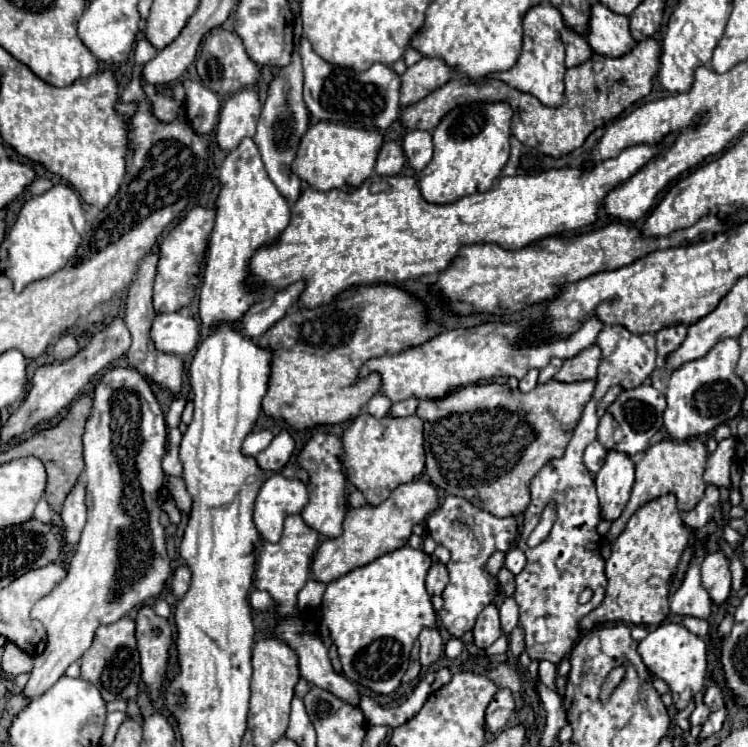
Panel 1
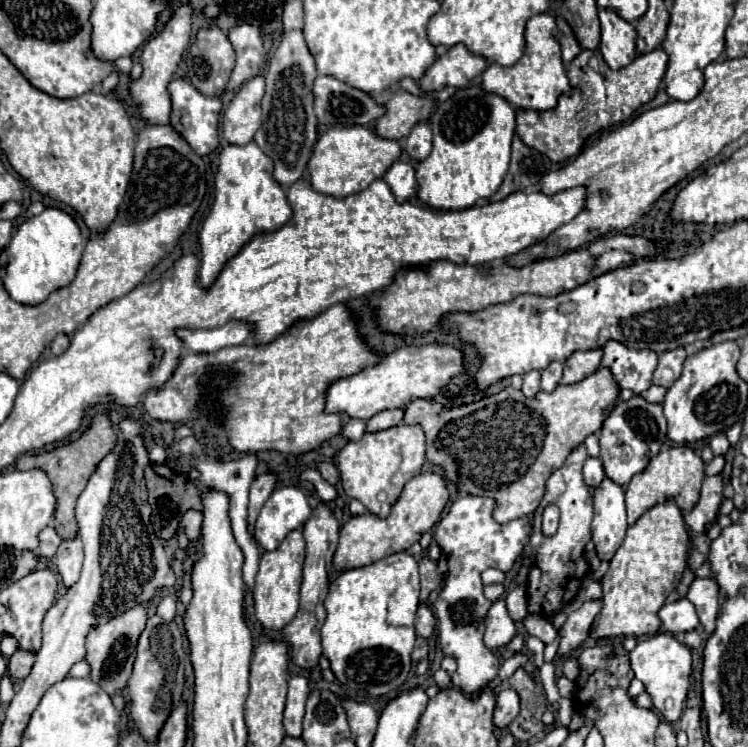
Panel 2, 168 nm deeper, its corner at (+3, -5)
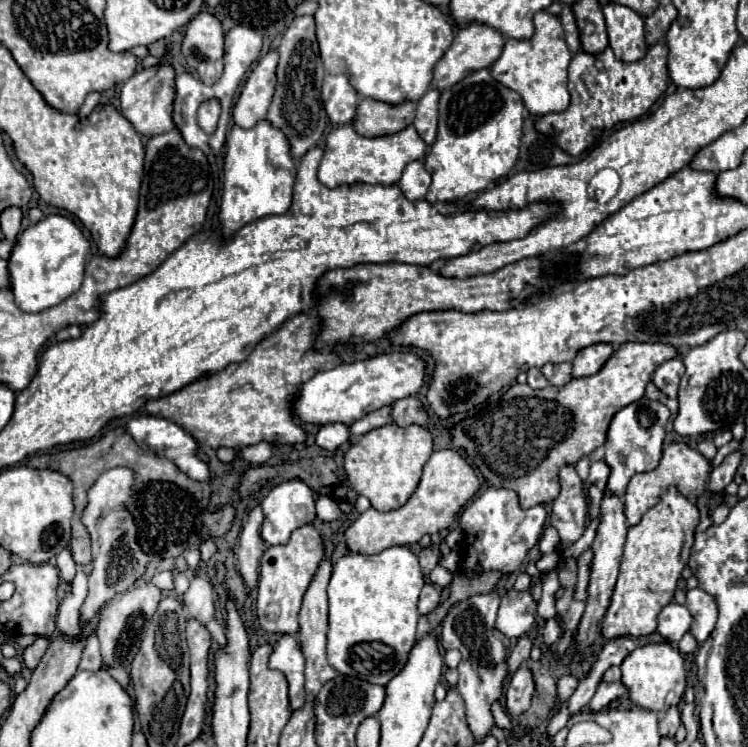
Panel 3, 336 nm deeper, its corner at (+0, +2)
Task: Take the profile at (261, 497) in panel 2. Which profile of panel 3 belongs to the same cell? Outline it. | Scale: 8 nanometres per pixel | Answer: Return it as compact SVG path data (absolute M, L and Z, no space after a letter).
M255 505L247 517L247 523L243 525L241 537L239 537L239 567L241 567L241 577L245 579L245 585L253 589L257 585L257 567L259 567L259 557L263 555L265 543L261 539L261 523L263 523L263 513L261 505Z

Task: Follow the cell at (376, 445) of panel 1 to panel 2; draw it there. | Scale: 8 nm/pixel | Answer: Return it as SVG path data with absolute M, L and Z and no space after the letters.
M398 424L382 432L366 432L362 440L348 442L338 454L338 470L344 492L350 498L360 500L374 516L386 518L392 504L400 498L404 484L422 470L426 452L424 442L424 430L420 426L406 424Z

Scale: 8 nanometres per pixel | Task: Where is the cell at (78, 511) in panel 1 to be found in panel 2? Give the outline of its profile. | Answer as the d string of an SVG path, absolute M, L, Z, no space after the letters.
M80 538L64 540L60 544L58 554L54 558L54 566L56 566L56 572L62 578L64 588L70 588L72 584L76 584L80 570L82 570L82 558L84 558L84 554L82 554Z

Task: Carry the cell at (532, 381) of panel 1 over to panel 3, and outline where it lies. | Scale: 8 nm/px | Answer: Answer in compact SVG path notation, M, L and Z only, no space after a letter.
M531 367L531 369L527 371L527 383L529 383L529 387L533 387L533 389L543 389L543 387L549 385L547 379L543 377L541 369L537 369L537 367Z

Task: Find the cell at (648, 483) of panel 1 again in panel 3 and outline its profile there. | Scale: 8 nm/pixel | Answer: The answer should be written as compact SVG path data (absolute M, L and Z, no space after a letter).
M687 443L667 445L663 449L663 457L659 461L659 467L655 467L649 473L637 473L635 477L631 477L631 481L627 485L627 491L625 491L625 517L629 519L629 525L639 523L643 513L647 509L651 509L671 485L675 485L683 497L687 497L691 503L695 503L697 497L705 491L705 481L709 477L709 471L711 471L709 459L705 459L701 453L691 449Z

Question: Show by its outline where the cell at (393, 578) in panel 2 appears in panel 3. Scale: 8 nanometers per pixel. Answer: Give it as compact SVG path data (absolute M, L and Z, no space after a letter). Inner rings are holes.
M403 545L389 547L377 555L349 553L341 557L327 587L329 595L329 633L327 633L327 661L333 669L347 677L359 677L373 685L387 685L407 663L409 651L415 645L417 631L417 597L425 585L423 571L419 569L417 555ZM363 643L383 643L387 647L363 647Z

